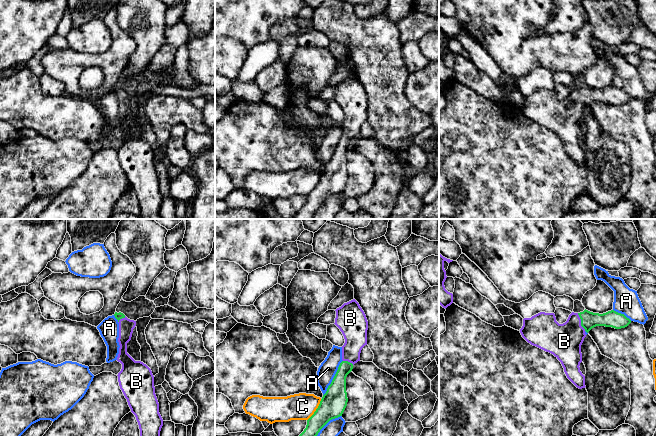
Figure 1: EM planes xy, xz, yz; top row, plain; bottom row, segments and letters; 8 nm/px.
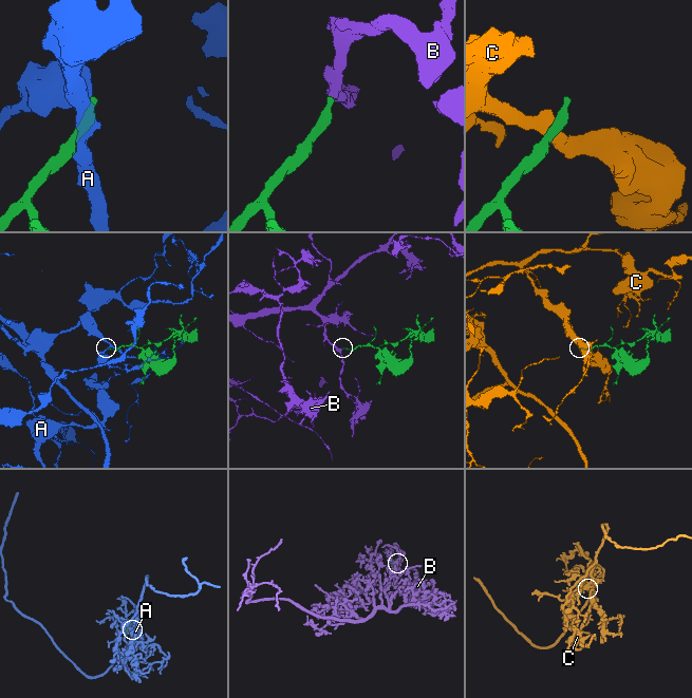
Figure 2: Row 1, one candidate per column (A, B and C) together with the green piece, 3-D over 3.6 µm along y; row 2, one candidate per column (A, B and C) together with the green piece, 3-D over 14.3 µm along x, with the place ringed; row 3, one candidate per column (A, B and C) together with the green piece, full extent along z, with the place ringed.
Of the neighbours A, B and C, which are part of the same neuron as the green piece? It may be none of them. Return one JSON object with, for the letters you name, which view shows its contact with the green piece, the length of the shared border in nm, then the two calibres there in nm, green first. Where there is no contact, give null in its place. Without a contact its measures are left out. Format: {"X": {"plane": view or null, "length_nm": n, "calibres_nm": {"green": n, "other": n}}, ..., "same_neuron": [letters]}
{"B": {"plane": "yz", "length_nm": 160, "calibres_nm": {"green": 140, "other": 280}}, "same_neuron": ["B"]}

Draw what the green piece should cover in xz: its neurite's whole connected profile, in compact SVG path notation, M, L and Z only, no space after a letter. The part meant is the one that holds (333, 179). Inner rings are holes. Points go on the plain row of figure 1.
M353 75L347 79L344 79L335 87L336 94L334 100L340 105L345 115L345 119L342 122L343 137L340 139L338 146L331 160L328 162L326 169L323 171L318 184L307 196L306 204L293 219L313 219L320 206L330 196L342 192L348 178L346 168L346 153L352 147L353 141L360 137L361 126L365 121L367 121L368 97L359 79Z

